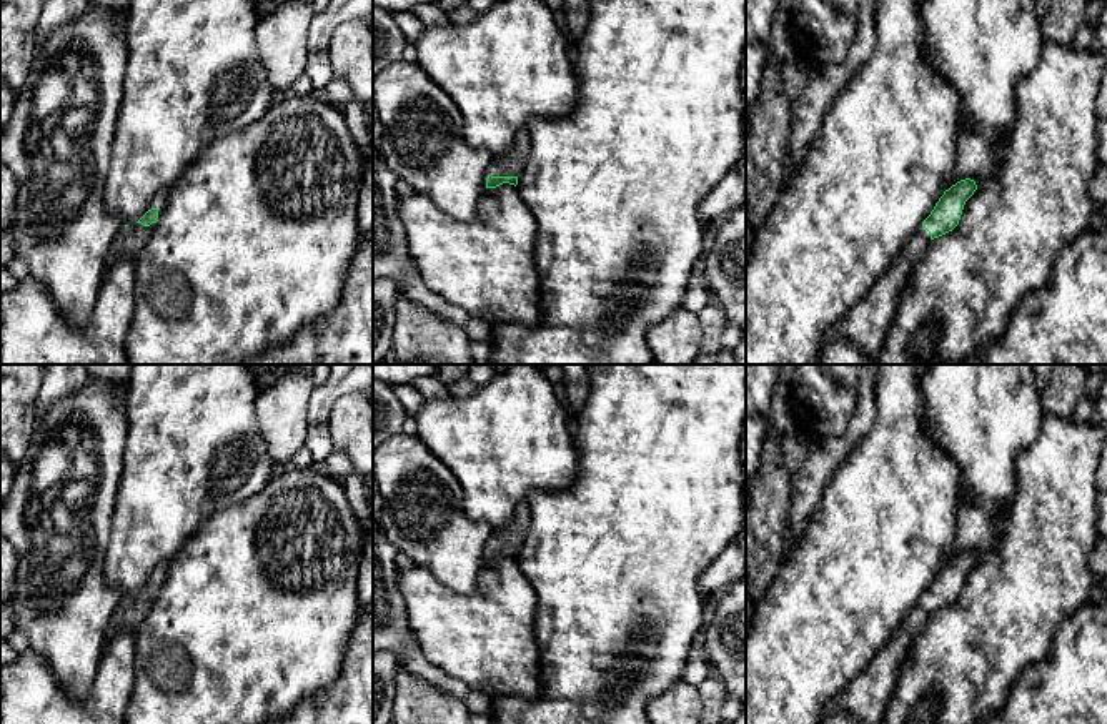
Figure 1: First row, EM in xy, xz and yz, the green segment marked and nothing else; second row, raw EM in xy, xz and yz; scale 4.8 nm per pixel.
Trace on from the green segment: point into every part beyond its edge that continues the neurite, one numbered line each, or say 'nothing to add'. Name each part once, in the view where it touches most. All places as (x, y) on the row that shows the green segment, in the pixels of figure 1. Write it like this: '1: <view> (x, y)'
1: xz (510, 165)

